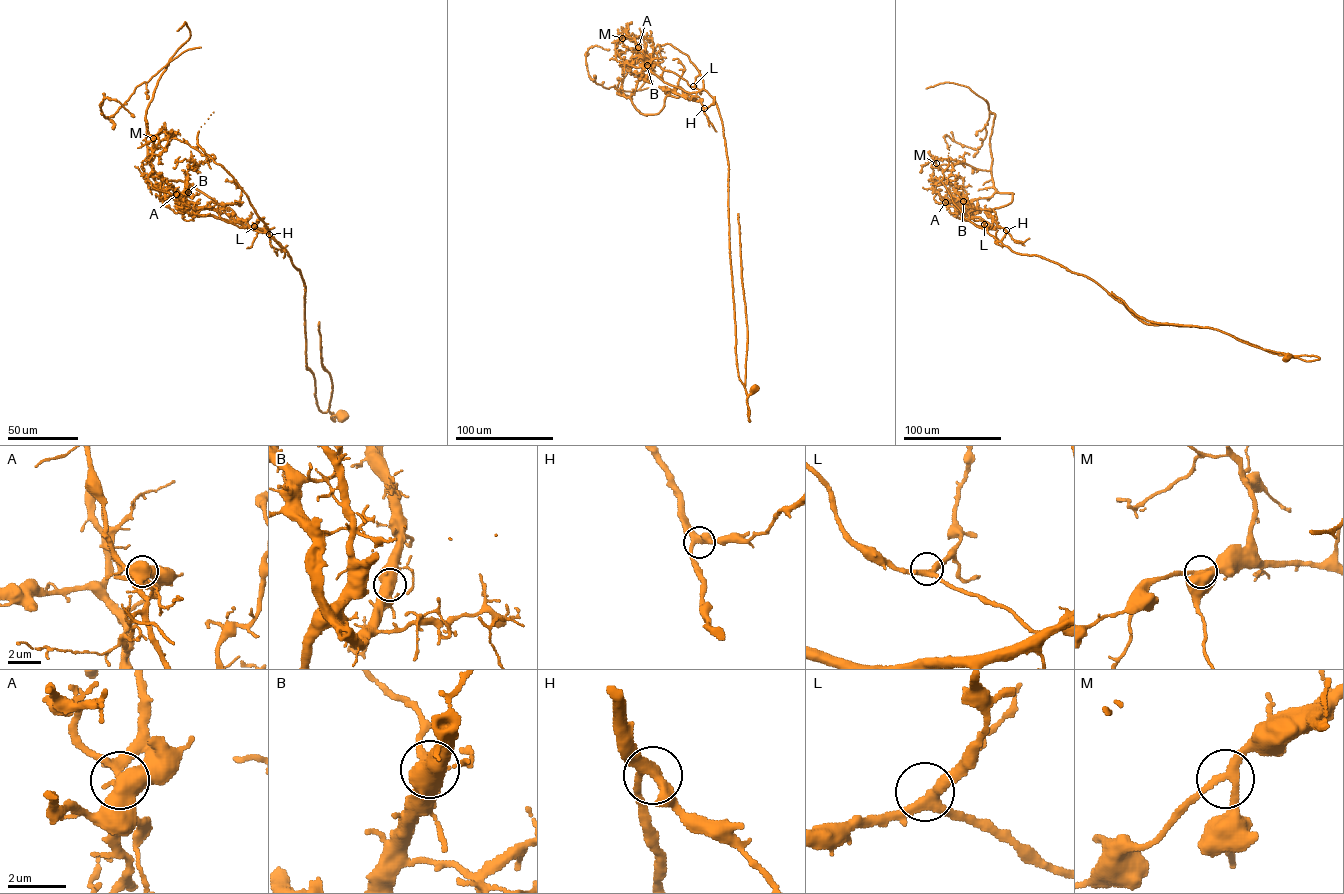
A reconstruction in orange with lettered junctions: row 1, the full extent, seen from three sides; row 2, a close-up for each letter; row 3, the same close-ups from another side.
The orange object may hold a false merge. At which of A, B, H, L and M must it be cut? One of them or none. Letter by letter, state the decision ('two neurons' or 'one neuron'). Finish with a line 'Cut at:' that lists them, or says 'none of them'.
A: two neurons
B: one neuron
H: one neuron
L: one neuron
M: one neuron
Cut at: A

